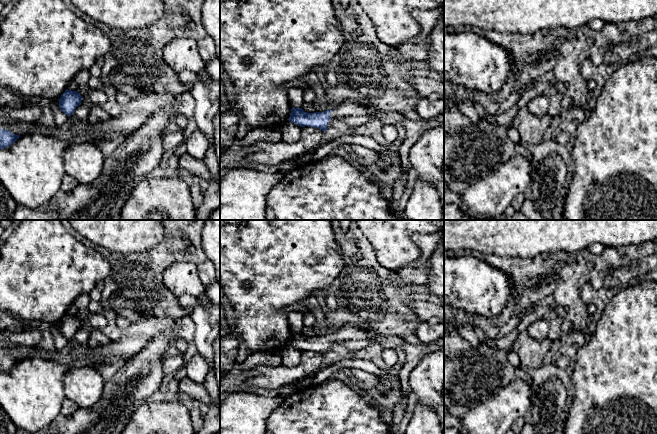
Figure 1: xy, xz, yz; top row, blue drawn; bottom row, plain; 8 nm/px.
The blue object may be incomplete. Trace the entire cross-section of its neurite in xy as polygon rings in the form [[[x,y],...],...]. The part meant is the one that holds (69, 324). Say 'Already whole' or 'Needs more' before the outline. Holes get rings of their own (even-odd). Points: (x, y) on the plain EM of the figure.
Already whole. [[[66,313],[59,323],[59,332],[69,341],[81,328],[81,325],[82,320],[78,317],[78,315]]]

